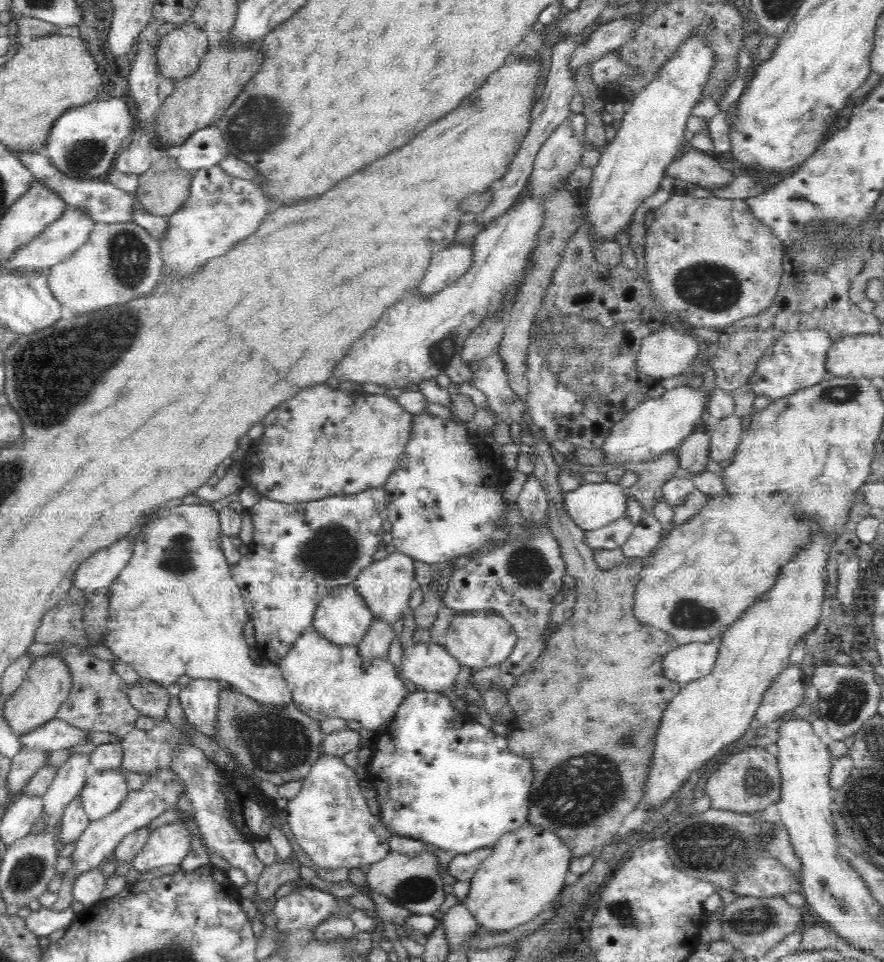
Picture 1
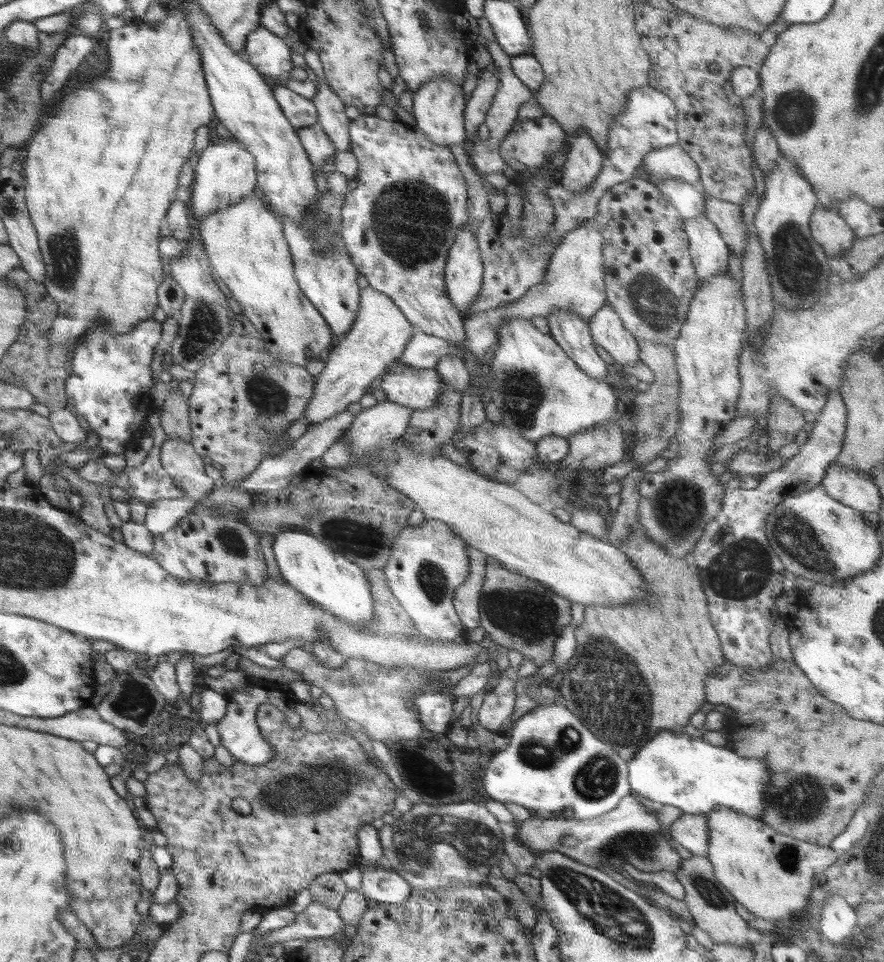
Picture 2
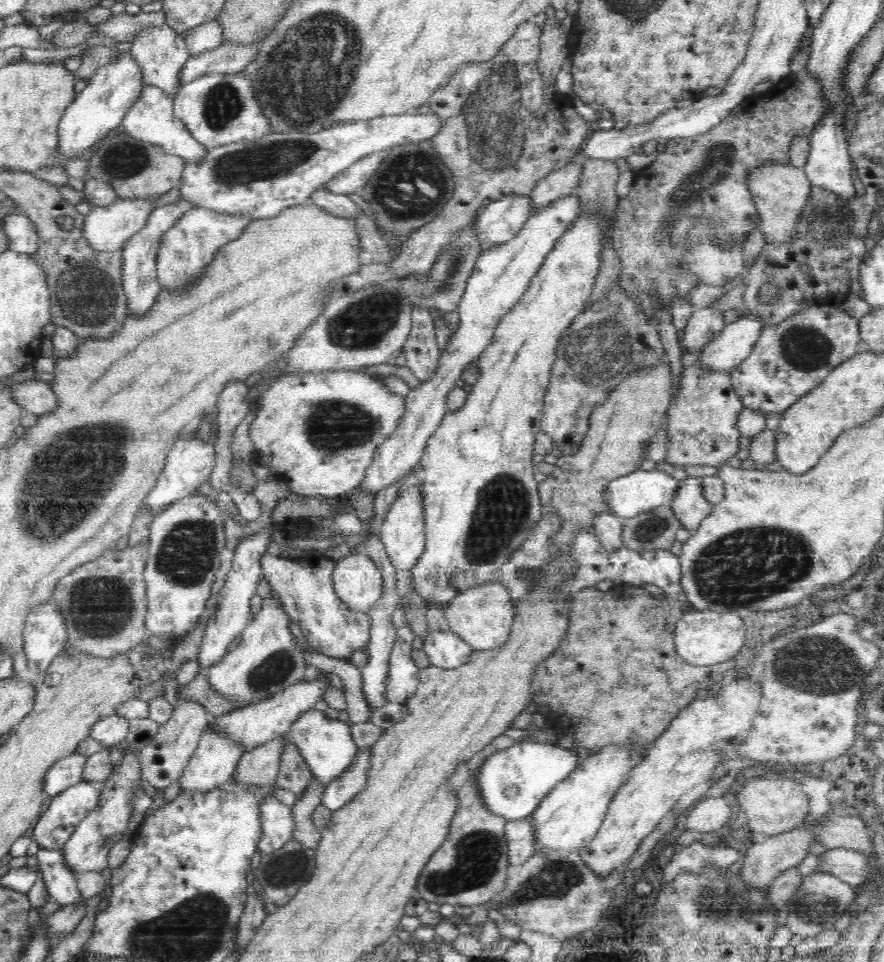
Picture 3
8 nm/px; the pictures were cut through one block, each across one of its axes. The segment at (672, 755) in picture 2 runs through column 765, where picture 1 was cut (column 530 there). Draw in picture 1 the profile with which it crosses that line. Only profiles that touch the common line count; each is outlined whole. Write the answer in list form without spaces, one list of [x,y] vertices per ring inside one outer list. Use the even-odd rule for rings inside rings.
[[[418,688],[413,693],[410,693],[400,703],[394,720],[389,722],[384,728],[380,728],[375,732],[371,748],[372,757],[369,763],[366,764],[366,780],[376,788],[378,805],[380,805],[379,818],[391,835],[421,840],[422,842],[427,842],[428,844],[442,848],[442,850],[454,850],[459,855],[472,852],[474,849],[482,847],[492,847],[504,834],[516,830],[528,821],[530,792],[534,780],[530,759],[510,751],[505,736],[494,733],[492,729],[471,719],[468,715],[464,716],[459,713],[457,709],[449,704],[448,696],[443,696],[440,691],[428,692]]]

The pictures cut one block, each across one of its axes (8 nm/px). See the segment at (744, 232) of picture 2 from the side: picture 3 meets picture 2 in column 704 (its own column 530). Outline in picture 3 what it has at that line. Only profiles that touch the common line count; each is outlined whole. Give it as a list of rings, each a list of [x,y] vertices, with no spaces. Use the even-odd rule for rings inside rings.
[[[573,161],[561,170],[552,172],[547,178],[542,178],[531,191],[531,216],[540,208],[548,206],[556,198],[570,196],[579,185],[582,174],[582,162]]]

